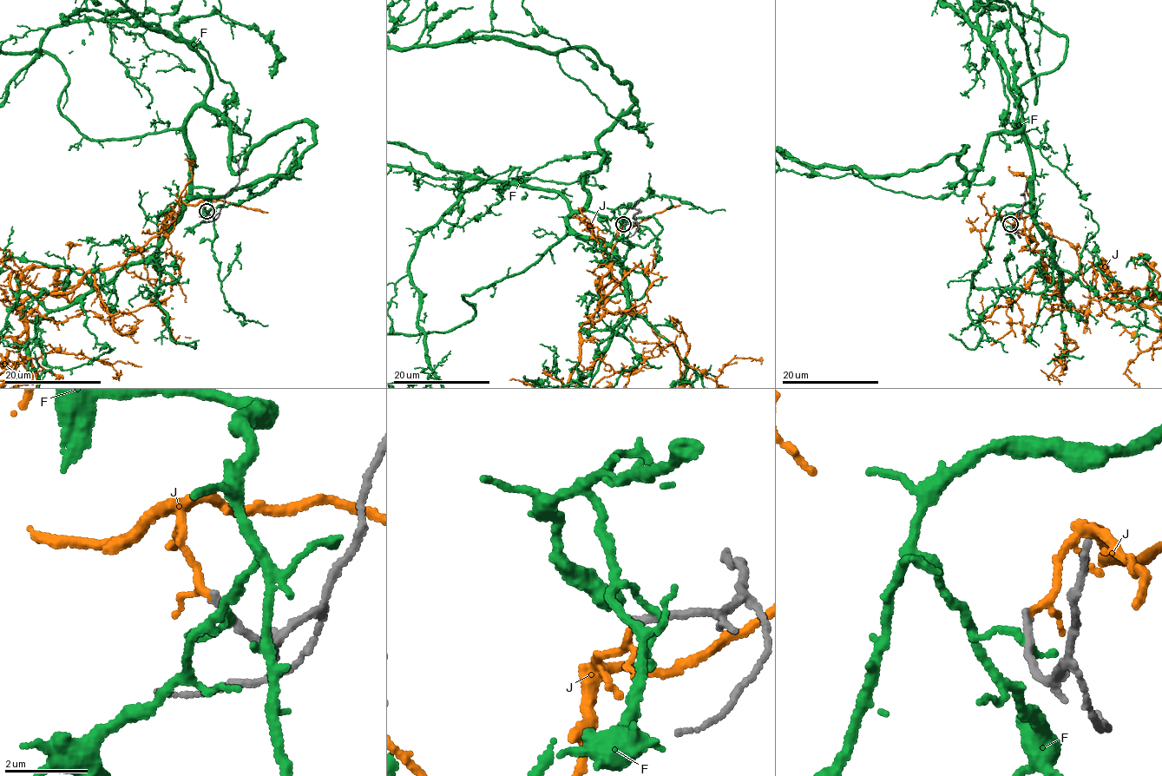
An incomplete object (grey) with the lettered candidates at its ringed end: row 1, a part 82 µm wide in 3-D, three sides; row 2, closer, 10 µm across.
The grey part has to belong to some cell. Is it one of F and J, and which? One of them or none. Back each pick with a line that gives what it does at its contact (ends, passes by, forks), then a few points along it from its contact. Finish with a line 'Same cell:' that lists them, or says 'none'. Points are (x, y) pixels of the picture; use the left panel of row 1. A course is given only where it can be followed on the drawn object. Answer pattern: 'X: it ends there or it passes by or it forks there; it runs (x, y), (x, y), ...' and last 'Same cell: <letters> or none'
J: it passes by
Same cell: J

